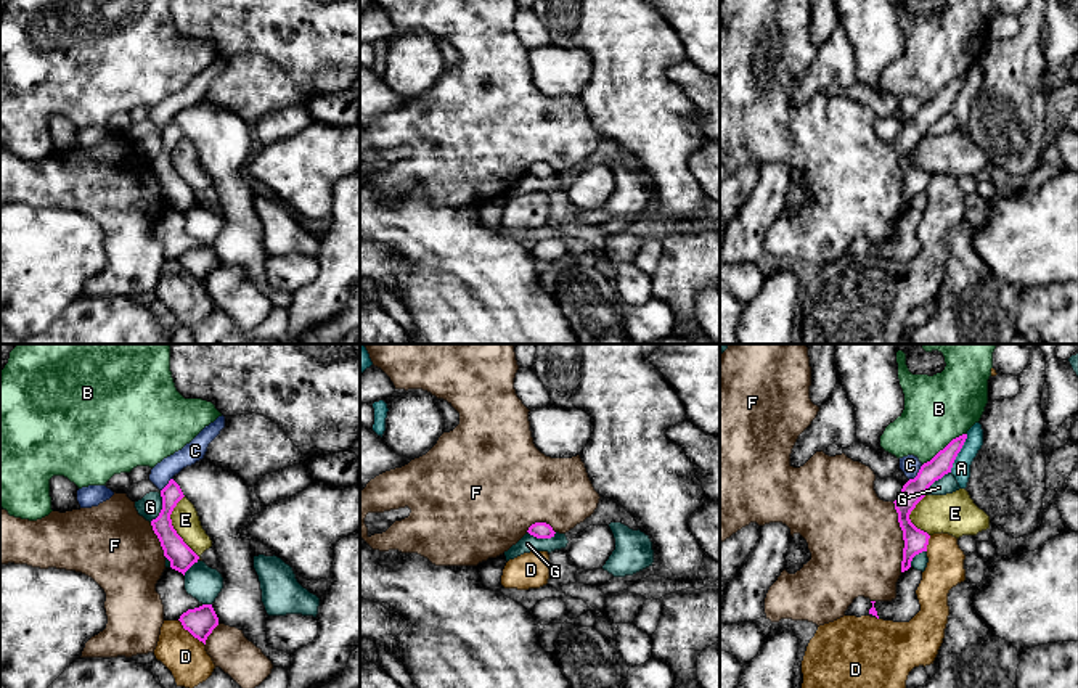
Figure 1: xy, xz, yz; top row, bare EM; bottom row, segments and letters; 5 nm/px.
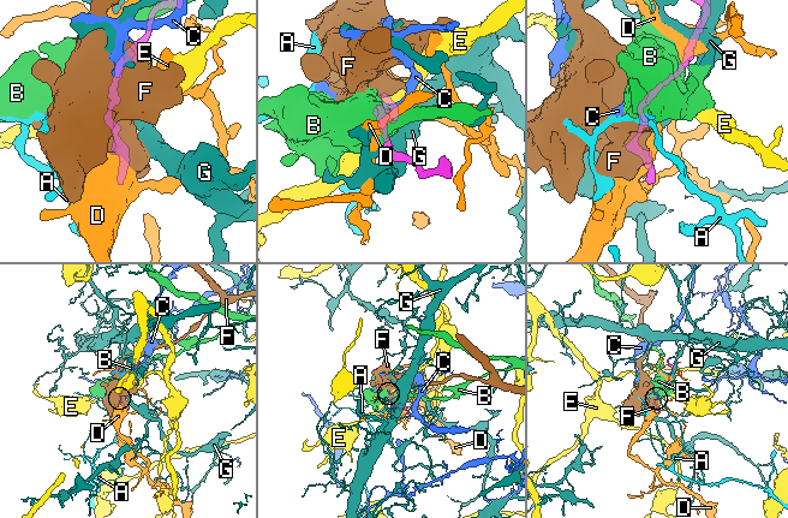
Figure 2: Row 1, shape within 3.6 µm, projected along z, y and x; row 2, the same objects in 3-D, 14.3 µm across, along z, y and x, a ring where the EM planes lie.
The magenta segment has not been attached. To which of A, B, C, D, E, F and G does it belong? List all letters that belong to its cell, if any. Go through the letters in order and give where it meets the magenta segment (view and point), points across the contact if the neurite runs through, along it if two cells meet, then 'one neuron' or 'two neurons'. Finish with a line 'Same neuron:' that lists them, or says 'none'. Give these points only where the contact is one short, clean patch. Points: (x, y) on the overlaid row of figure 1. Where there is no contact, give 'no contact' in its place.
A: yz (958, 452) | along yz (967, 434), (950, 471) | two neurons
B: yz (945, 447) | along yz (966, 433), (953, 438), (922, 465) | two neurons
C: yz (918, 473) | along yz (922, 465), (910, 479) | two neurons
D: xy (190, 632) | two neurons
E: xy (172, 526) | along xy (183, 495), (171, 515), (171, 524), (198, 556) | two neurons
F: yz (903, 537) | two neurons
G: xz (542, 537) | two neurons
Same neuron: none

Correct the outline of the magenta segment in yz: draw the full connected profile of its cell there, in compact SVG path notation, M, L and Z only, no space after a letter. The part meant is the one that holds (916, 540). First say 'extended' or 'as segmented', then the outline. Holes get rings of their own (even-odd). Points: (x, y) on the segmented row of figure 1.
as segmented; M967 434L953 439L943 450L940 450L930 461L924 463L914 479L909 479L900 495L896 497L895 510L898 513L898 522L903 530L903 561L901 572L911 567L911 561L916 555L927 551L930 535L917 529L909 514L916 505L927 495L929 487L951 473L953 463L961 452Z

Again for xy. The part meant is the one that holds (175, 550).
as segmented; M170 479L161 490L161 497L162 510L159 516L151 521L151 526L161 542L164 556L170 561L170 567L185 575L185 572L199 559L199 556L177 534L170 519L174 508L185 495L180 485Z

